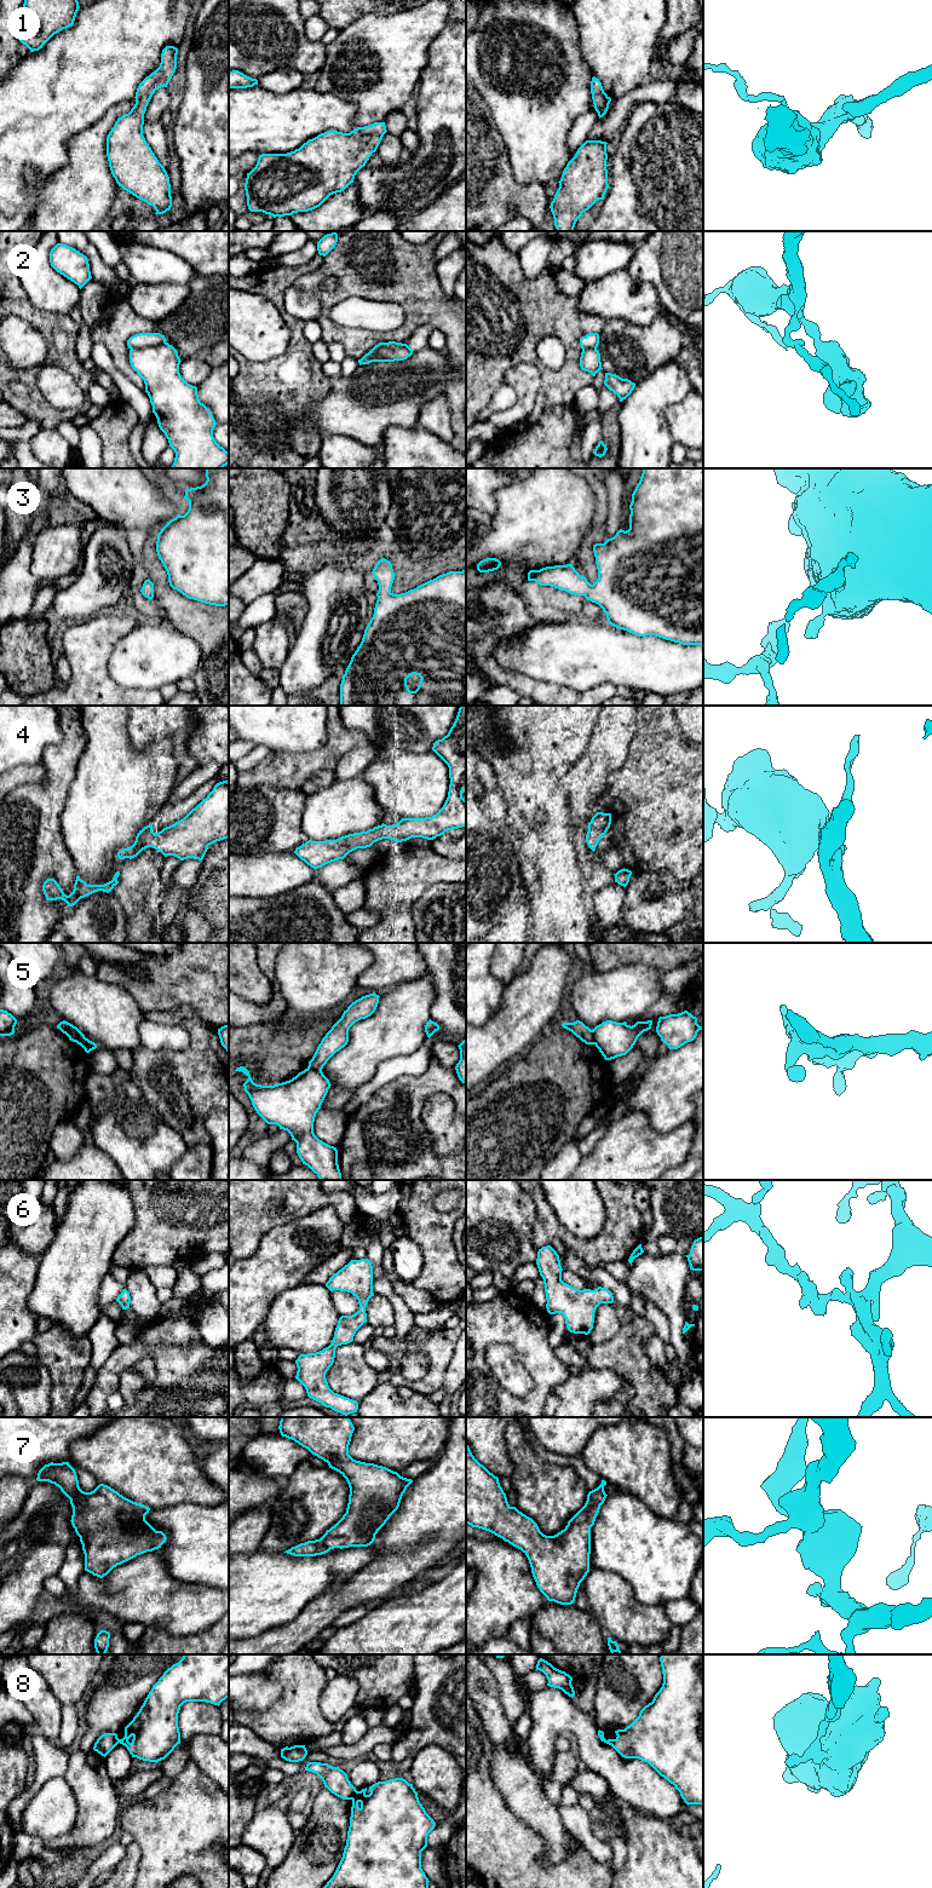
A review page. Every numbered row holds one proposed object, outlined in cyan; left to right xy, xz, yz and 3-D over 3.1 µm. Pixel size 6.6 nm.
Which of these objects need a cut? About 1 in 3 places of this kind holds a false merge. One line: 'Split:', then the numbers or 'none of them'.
Split: 2, 5, 8

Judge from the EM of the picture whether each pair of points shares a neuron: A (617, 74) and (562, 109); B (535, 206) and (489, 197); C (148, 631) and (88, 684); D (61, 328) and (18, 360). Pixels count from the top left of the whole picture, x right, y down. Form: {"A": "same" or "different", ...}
{"A": "different", "B": "same", "C": "different", "D": "different"}

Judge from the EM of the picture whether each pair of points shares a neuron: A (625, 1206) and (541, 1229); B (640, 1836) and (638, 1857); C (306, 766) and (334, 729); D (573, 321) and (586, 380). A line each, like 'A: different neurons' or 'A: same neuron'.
A: same neuron
B: same neuron
C: same neuron
D: same neuron

